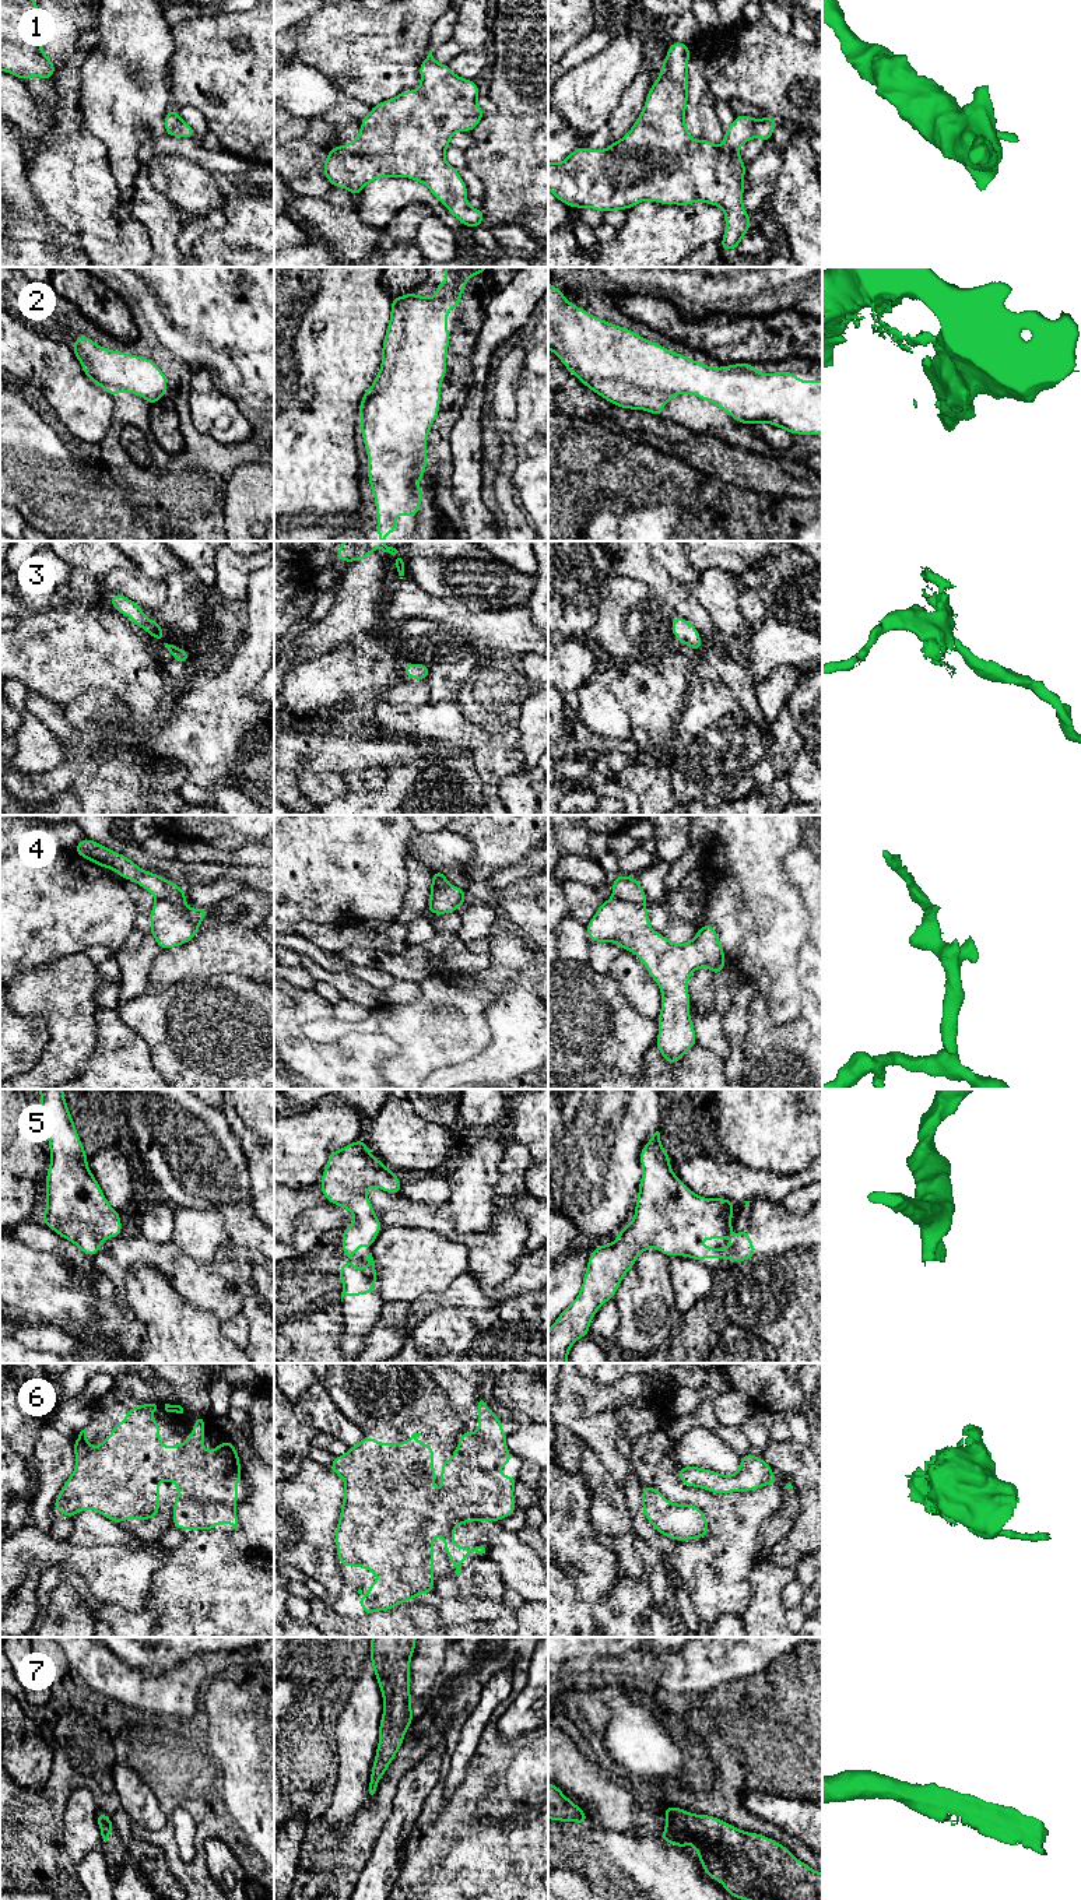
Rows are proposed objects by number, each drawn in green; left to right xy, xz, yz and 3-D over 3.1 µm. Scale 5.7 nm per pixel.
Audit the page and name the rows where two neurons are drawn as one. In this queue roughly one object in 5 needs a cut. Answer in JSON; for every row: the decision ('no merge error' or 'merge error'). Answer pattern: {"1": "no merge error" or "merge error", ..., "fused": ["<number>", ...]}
{"1": "no merge error", "2": "no merge error", "3": "no merge error", "4": "merge error", "5": "no merge error", "6": "no merge error", "7": "no merge error", "fused": ["4"]}

